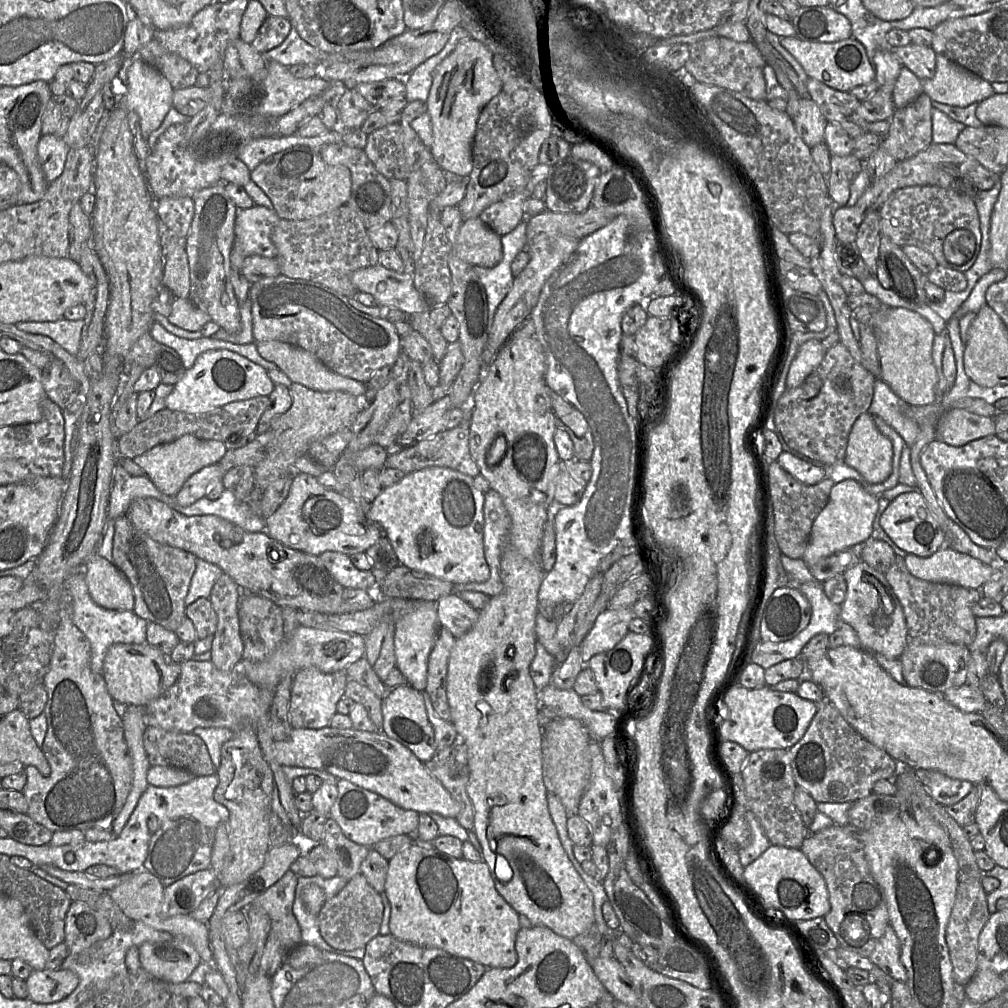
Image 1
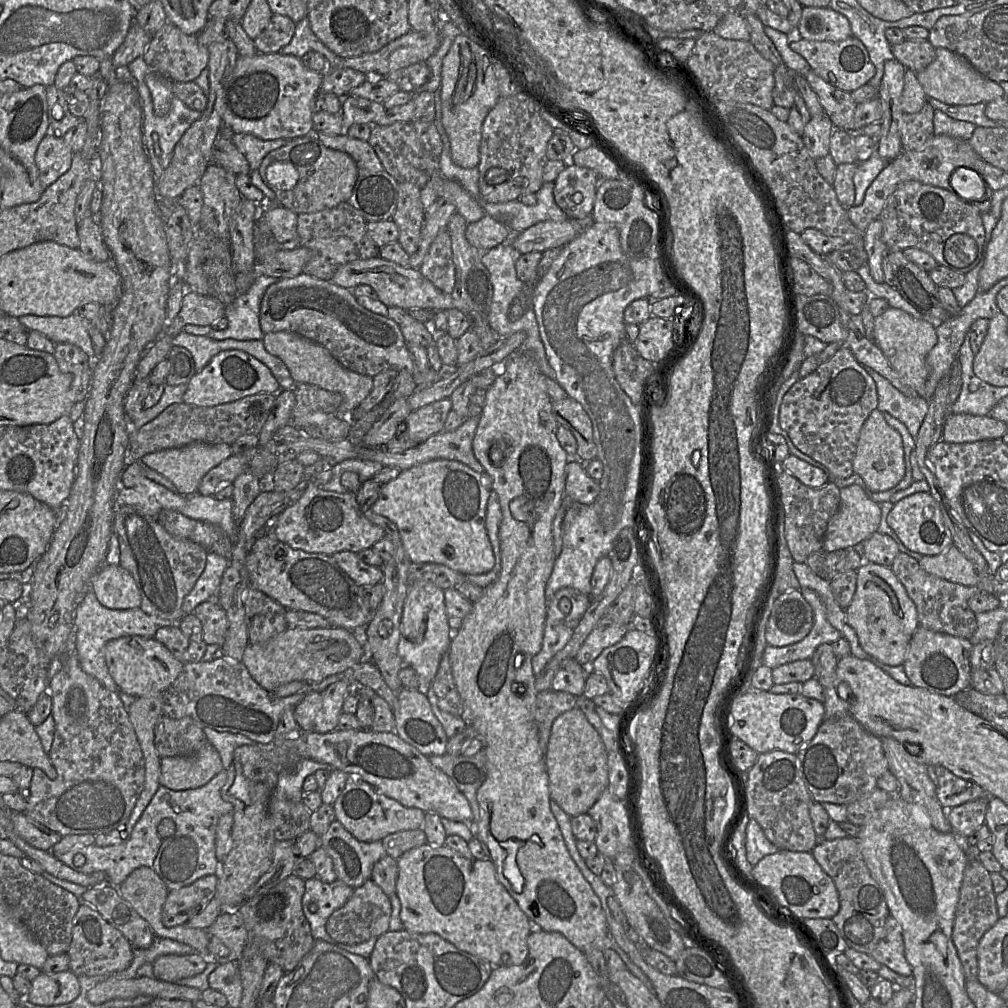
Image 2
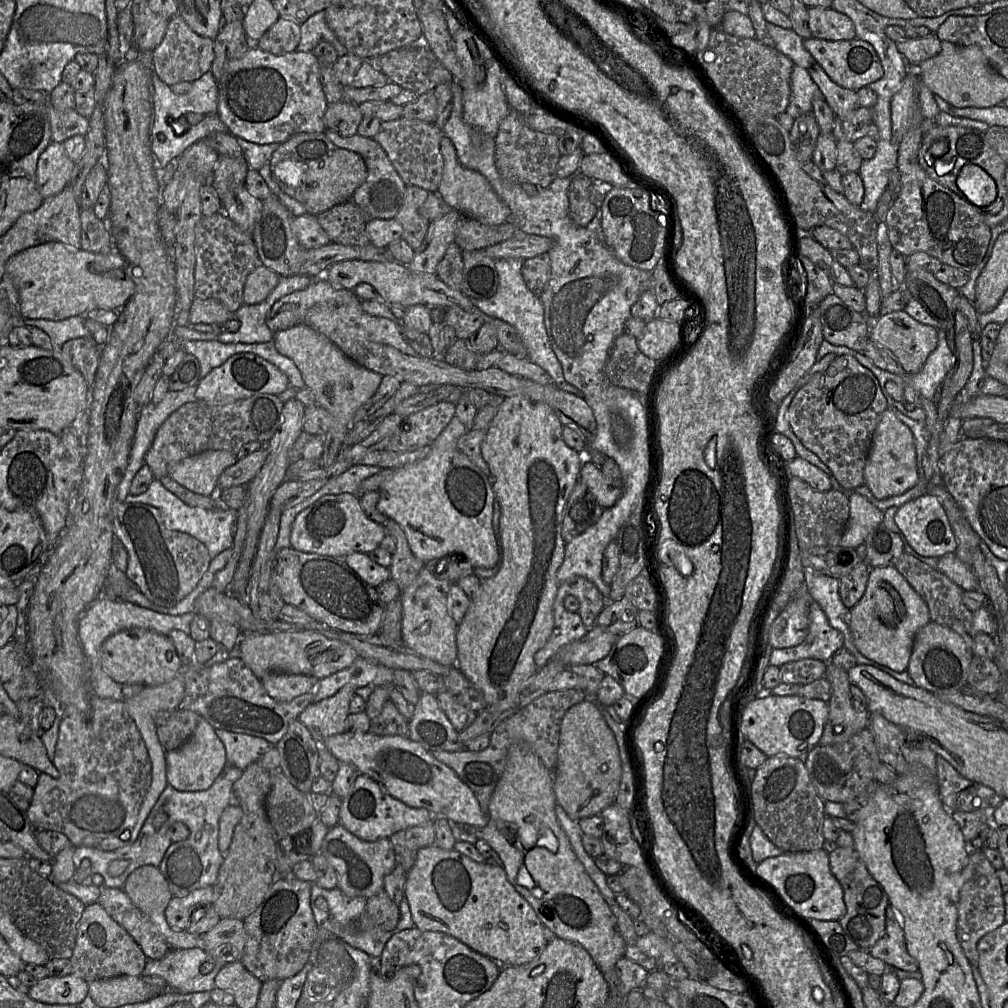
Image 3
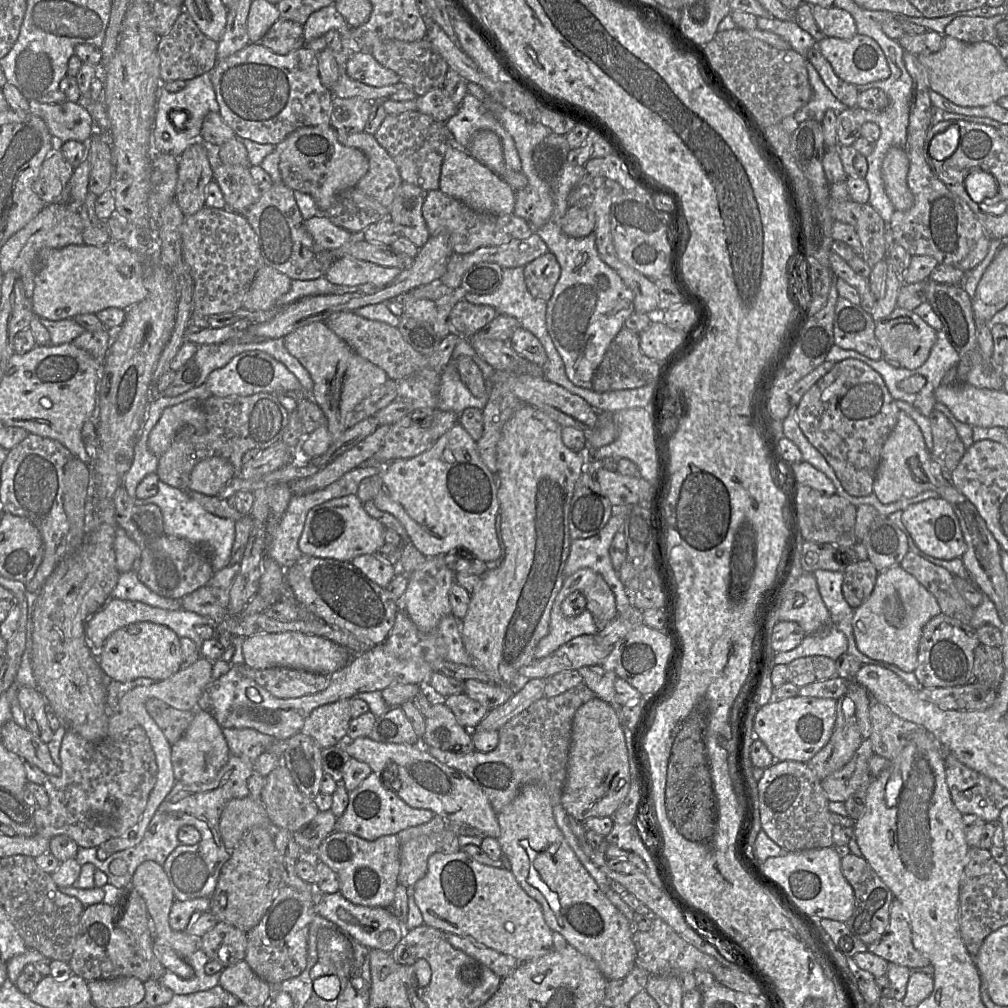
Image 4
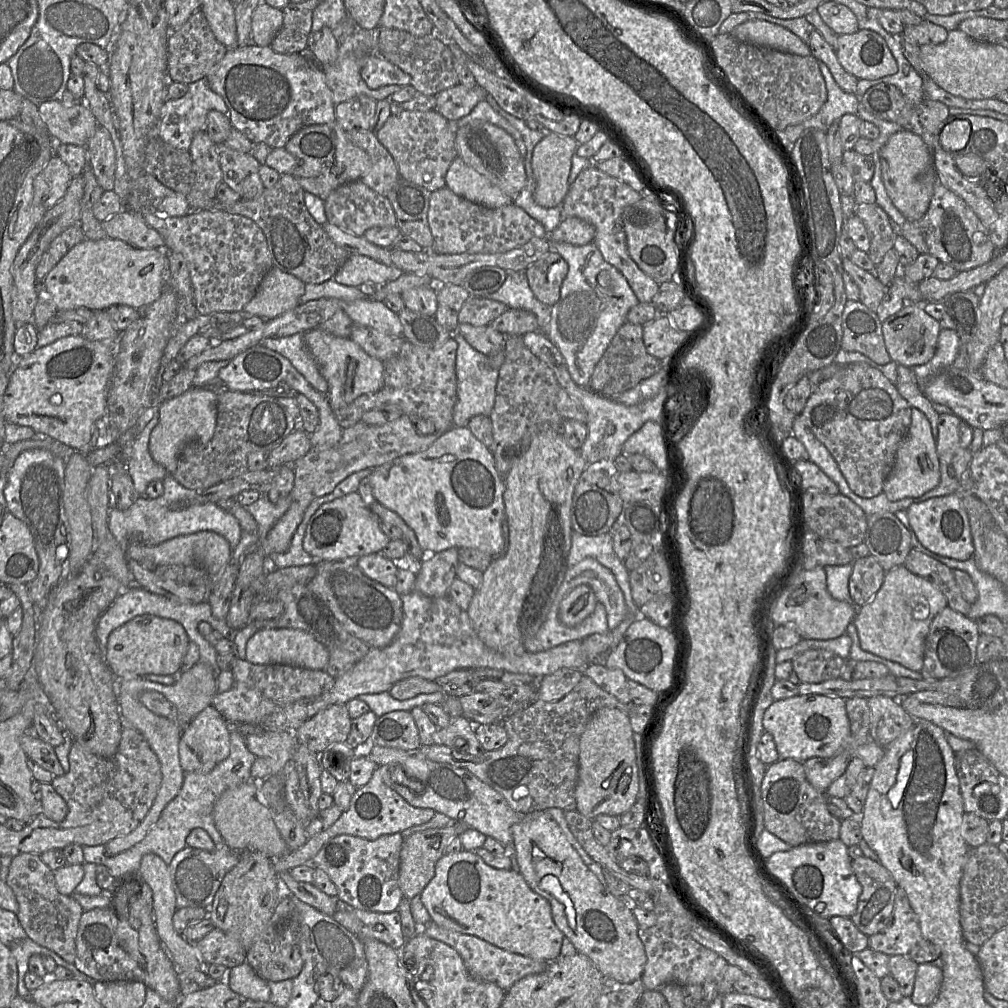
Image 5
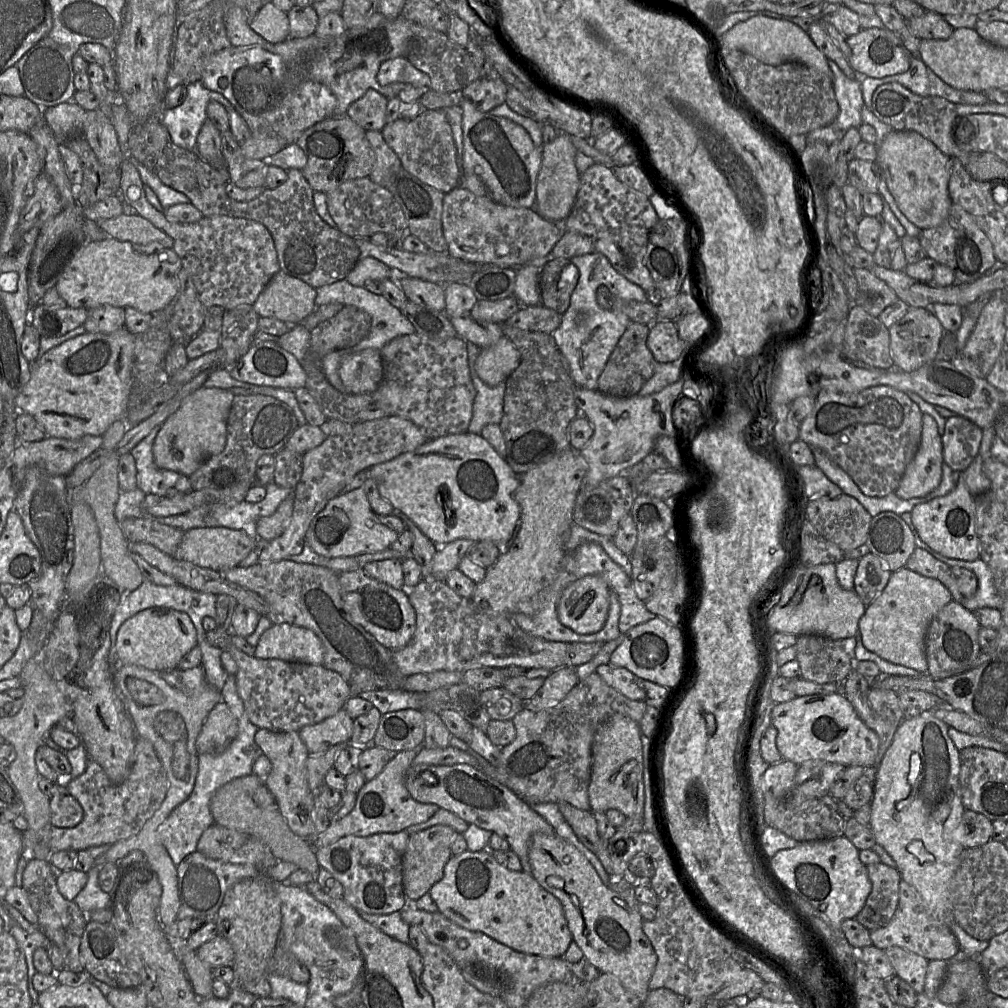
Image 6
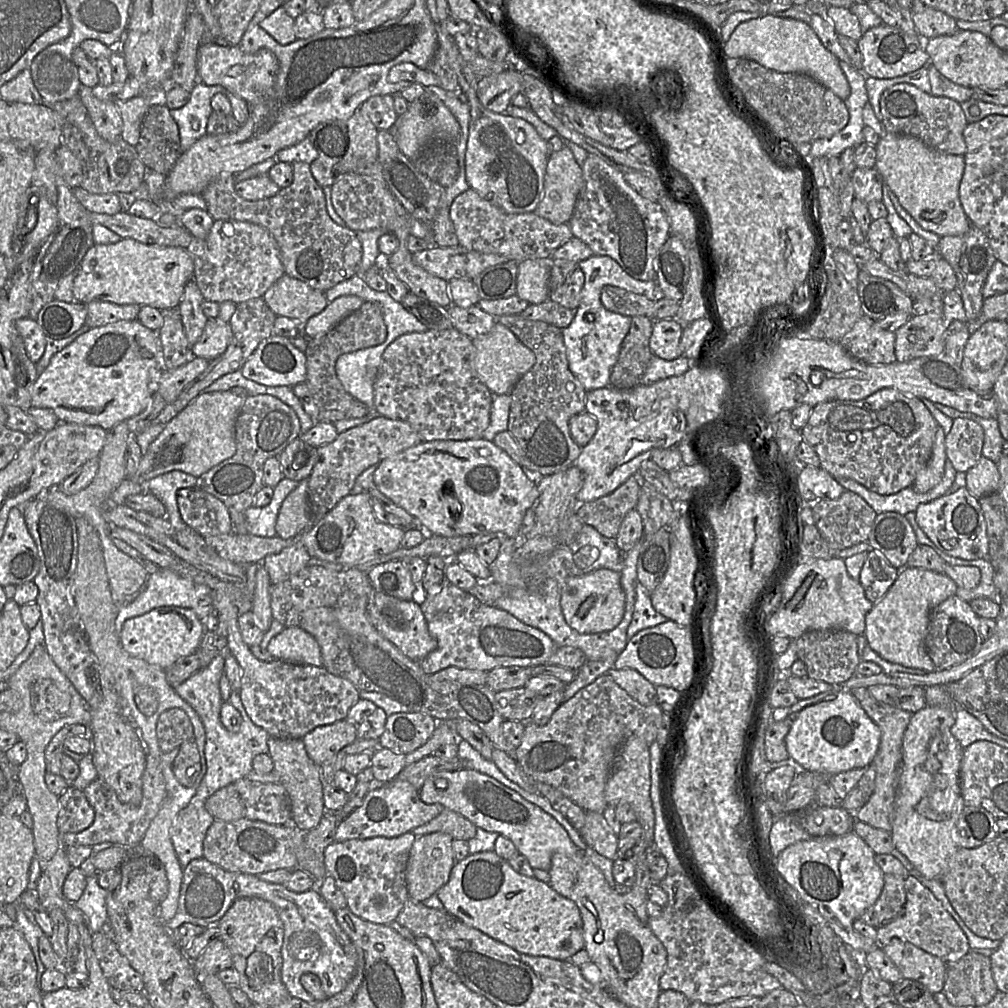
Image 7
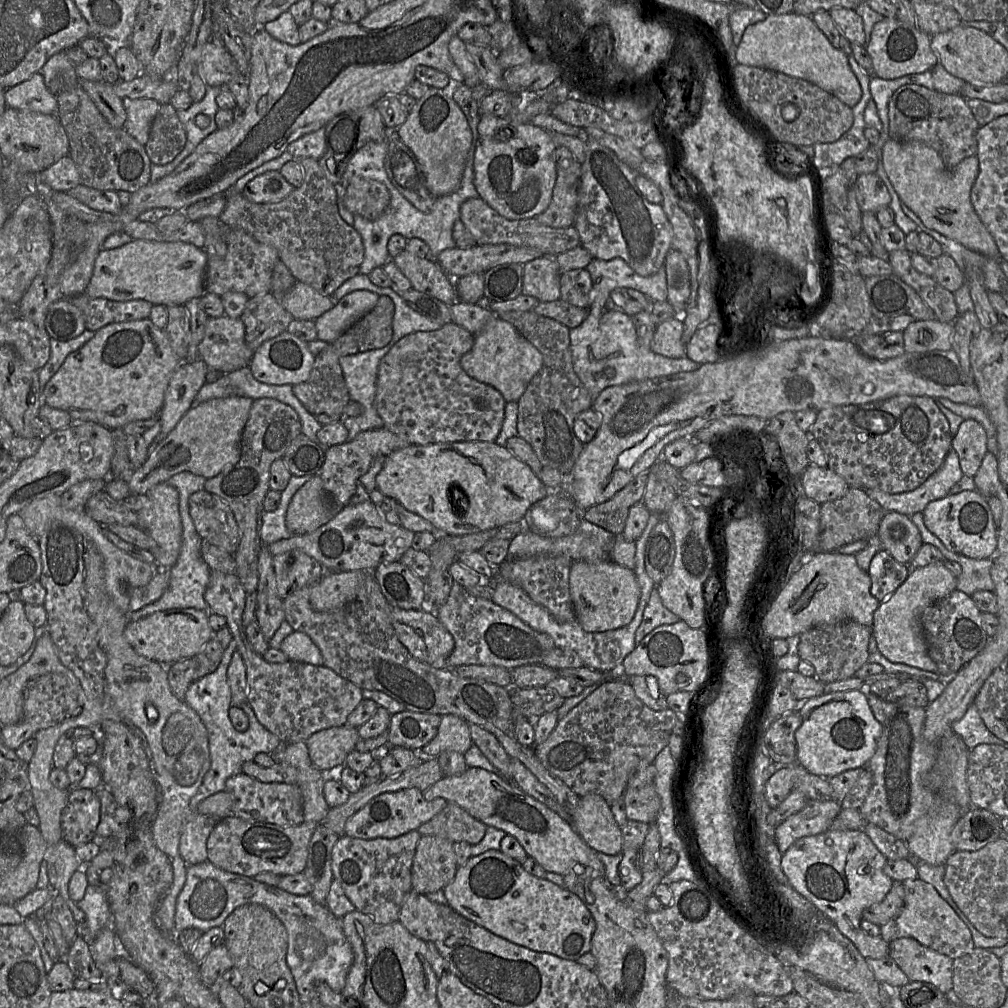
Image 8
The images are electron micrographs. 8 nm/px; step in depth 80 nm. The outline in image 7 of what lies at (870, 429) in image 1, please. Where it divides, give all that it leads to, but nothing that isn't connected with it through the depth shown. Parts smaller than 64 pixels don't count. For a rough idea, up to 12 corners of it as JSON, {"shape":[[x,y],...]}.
{"shape":[[938,426],[931,457],[911,488],[926,493],[943,478],[945,433]]}

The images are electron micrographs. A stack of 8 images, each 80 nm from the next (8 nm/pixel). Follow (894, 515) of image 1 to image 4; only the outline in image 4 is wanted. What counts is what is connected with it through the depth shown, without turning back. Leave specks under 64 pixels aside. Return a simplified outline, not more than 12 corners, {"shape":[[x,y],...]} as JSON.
{"shape":[[938,497],[902,522],[917,547],[942,560],[967,550],[959,519]]}

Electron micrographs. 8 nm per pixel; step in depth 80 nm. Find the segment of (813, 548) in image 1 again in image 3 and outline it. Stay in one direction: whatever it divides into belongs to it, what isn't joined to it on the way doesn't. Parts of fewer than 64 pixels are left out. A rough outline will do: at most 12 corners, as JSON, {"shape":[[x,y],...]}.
{"shape":[[859,493],[839,546],[855,549],[883,521],[883,512]]}

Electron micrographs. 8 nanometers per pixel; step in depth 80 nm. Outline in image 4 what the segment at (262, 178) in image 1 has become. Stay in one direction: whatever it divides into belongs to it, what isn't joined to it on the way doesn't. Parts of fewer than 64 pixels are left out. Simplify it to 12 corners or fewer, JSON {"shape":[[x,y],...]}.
{"shape":[[331,126],[302,127],[275,147],[281,182],[321,213],[369,169]]}

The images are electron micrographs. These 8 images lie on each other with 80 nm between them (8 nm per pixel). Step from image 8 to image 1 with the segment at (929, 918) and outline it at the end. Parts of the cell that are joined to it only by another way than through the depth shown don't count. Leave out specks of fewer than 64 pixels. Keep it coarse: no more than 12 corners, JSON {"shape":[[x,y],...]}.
{"shape":[[888,924],[869,956],[873,964],[899,982],[907,971],[901,945]]}

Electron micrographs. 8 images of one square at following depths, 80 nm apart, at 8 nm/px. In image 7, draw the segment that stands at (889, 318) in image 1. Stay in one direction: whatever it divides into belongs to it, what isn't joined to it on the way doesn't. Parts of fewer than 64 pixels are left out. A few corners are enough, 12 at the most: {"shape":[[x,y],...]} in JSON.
{"shape":[[915,313],[894,333],[898,362],[944,353],[948,323]]}

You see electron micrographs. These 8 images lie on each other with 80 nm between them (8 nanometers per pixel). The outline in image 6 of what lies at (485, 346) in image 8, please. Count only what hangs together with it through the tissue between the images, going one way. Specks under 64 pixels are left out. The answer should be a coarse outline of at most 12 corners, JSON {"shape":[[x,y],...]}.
{"shape":[[503,336],[480,351],[475,370],[486,385],[505,383],[519,351]]}

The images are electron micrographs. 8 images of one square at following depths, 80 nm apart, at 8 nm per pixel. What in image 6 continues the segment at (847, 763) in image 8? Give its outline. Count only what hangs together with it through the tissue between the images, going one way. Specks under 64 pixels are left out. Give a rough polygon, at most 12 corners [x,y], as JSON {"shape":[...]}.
{"shape":[[841,693],[775,704],[783,758],[874,766],[879,737]]}

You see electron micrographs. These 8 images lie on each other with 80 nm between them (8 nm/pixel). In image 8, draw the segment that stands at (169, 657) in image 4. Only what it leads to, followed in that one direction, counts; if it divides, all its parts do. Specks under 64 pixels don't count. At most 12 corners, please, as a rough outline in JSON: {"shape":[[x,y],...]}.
{"shape":[[157,611],[124,637],[162,665],[195,658],[214,637],[209,612]]}

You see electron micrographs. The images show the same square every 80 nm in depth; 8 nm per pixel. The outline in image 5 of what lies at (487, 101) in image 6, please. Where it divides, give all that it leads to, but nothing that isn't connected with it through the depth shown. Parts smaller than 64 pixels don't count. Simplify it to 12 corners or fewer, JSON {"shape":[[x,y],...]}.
{"shape":[[457,84],[436,94],[435,110],[448,121],[469,114],[487,91]]}

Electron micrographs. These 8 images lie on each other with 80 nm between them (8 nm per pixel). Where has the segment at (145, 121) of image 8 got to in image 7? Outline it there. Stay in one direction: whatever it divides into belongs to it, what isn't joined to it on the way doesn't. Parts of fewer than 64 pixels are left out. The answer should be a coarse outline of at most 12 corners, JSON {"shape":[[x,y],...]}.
{"shape":[[136,96],[114,103],[123,121],[120,136],[135,146],[152,101]]}

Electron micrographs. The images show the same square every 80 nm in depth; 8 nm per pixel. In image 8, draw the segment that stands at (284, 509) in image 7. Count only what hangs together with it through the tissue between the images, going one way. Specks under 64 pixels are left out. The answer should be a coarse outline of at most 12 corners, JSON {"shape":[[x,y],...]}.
{"shape":[[312,476],[292,497],[286,526],[311,533],[342,508]]}

